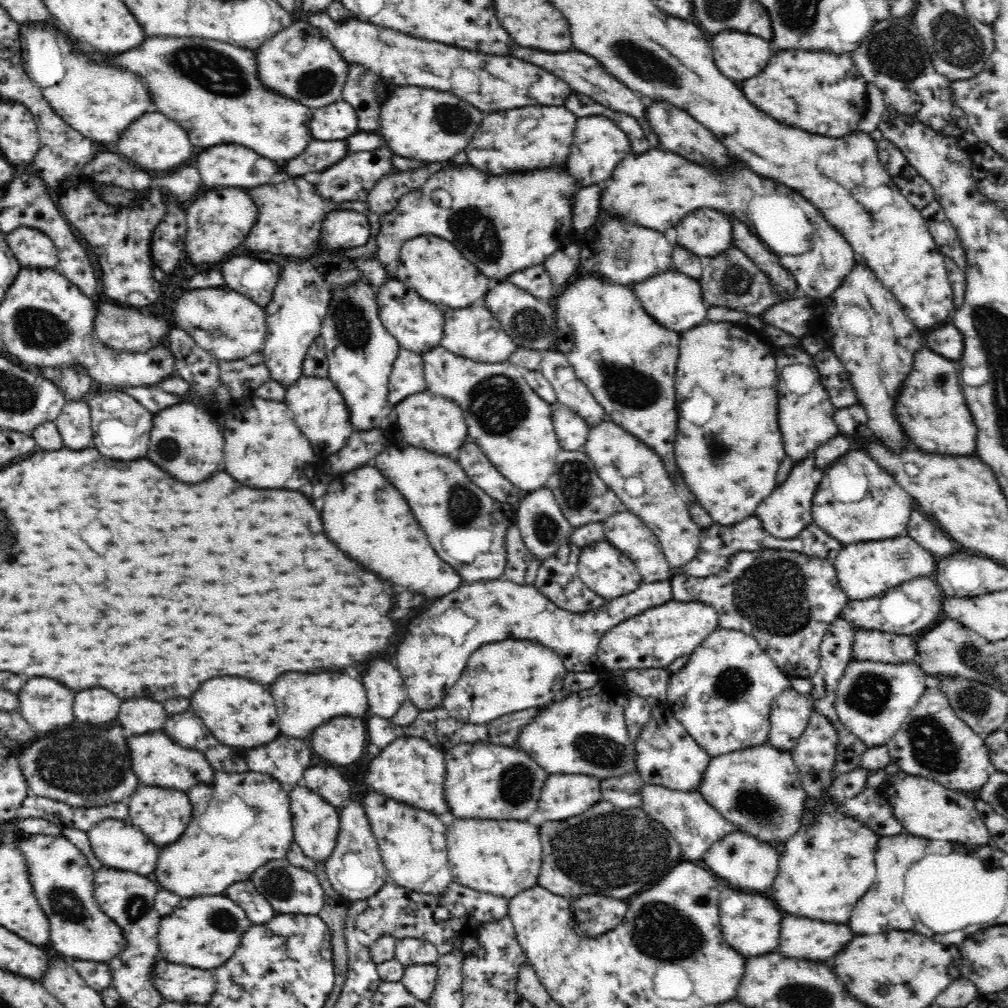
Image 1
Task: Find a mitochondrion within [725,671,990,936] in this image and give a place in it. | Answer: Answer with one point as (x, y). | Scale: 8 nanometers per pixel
(932, 746)

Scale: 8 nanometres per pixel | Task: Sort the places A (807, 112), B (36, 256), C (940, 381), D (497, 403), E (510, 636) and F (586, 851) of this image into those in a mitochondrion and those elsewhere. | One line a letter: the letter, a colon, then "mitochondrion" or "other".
A: other
B: other
C: mitochondrion
D: mitochondrion
E: other
F: mitochondrion

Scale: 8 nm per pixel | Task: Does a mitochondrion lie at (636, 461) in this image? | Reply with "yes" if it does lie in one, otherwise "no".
no

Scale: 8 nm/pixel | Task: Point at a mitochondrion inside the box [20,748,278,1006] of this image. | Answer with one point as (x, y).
(68, 906)

